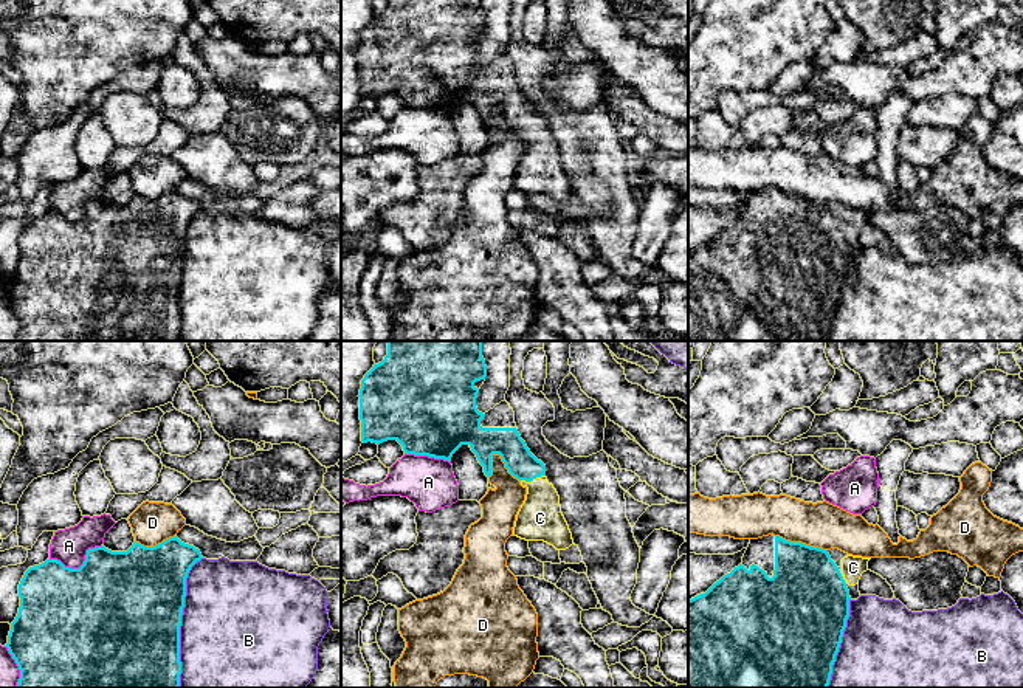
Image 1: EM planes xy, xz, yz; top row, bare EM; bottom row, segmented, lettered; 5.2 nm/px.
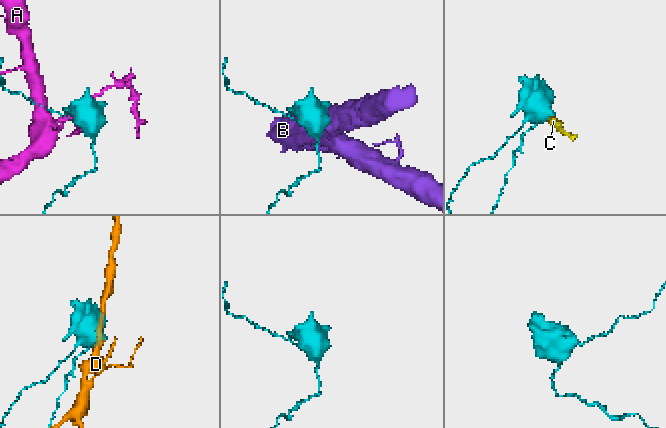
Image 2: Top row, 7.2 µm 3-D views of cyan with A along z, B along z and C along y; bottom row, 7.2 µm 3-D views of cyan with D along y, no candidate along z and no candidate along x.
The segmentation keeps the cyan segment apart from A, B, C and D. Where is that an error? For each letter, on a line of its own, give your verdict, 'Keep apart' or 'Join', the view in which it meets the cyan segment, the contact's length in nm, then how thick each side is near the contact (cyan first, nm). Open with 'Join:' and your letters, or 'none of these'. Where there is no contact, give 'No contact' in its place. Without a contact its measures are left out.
Join: C
A: Keep apart. Touches cyan in xy. Shared border 280 nm. Thickness 500 nm (cyan) against 180 nm
B: Keep apart. Touches cyan in xy. Shared border 700 nm. Thickness 500 nm (cyan) against 500 nm
C: Join. Touches cyan in xz. Shared border 130 nm. Thickness 160 nm (cyan) against 240 nm
D: Keep apart. Touches cyan in xz. Shared border 200 nm. Thickness 160 nm (cyan) against 190 nm

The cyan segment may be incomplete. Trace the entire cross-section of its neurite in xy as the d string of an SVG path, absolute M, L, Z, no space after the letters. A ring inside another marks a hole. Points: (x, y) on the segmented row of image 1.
M174 536L155 547L133 542L127 552L112 552L104 545L88 549L85 561L79 569L65 567L57 559L46 559L39 566L29 567L19 584L20 607L16 620L11 623L6 643L20 669L17 688L178 688L181 674L180 626L186 597L186 578L191 567L202 558L198 549Z

